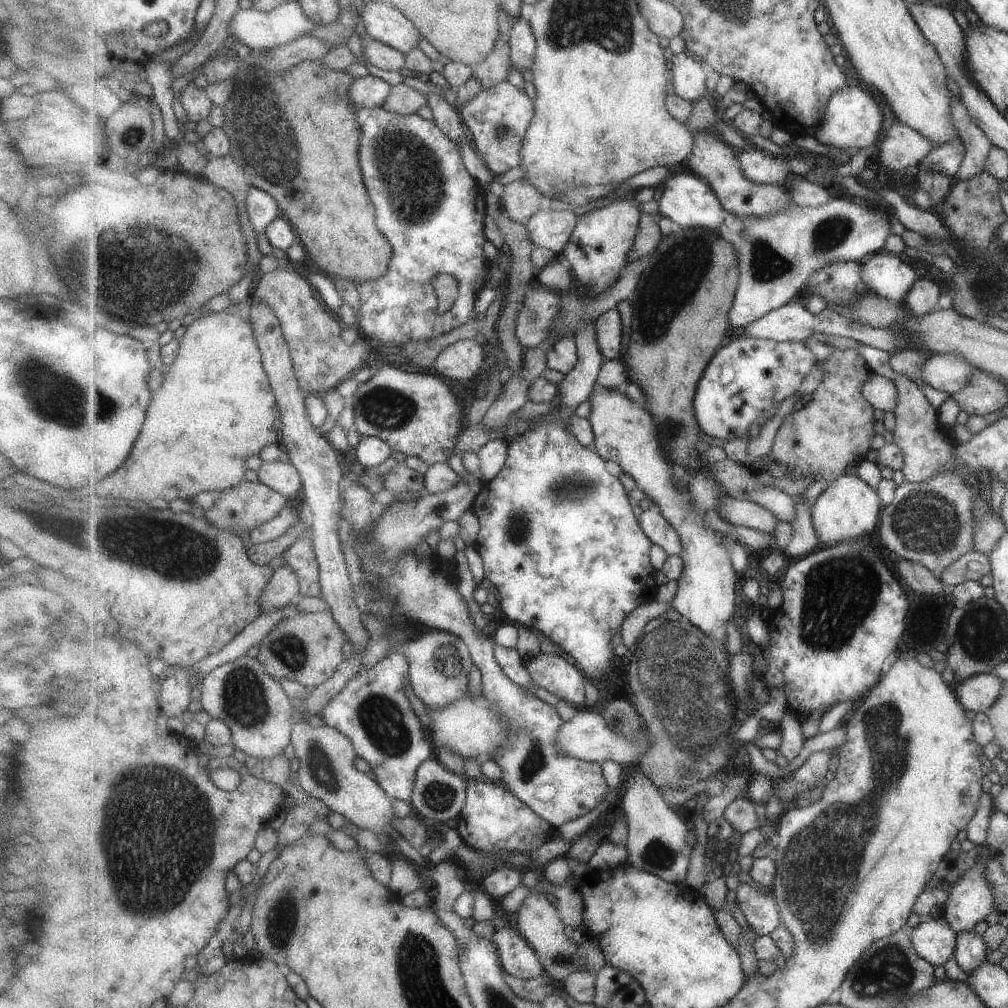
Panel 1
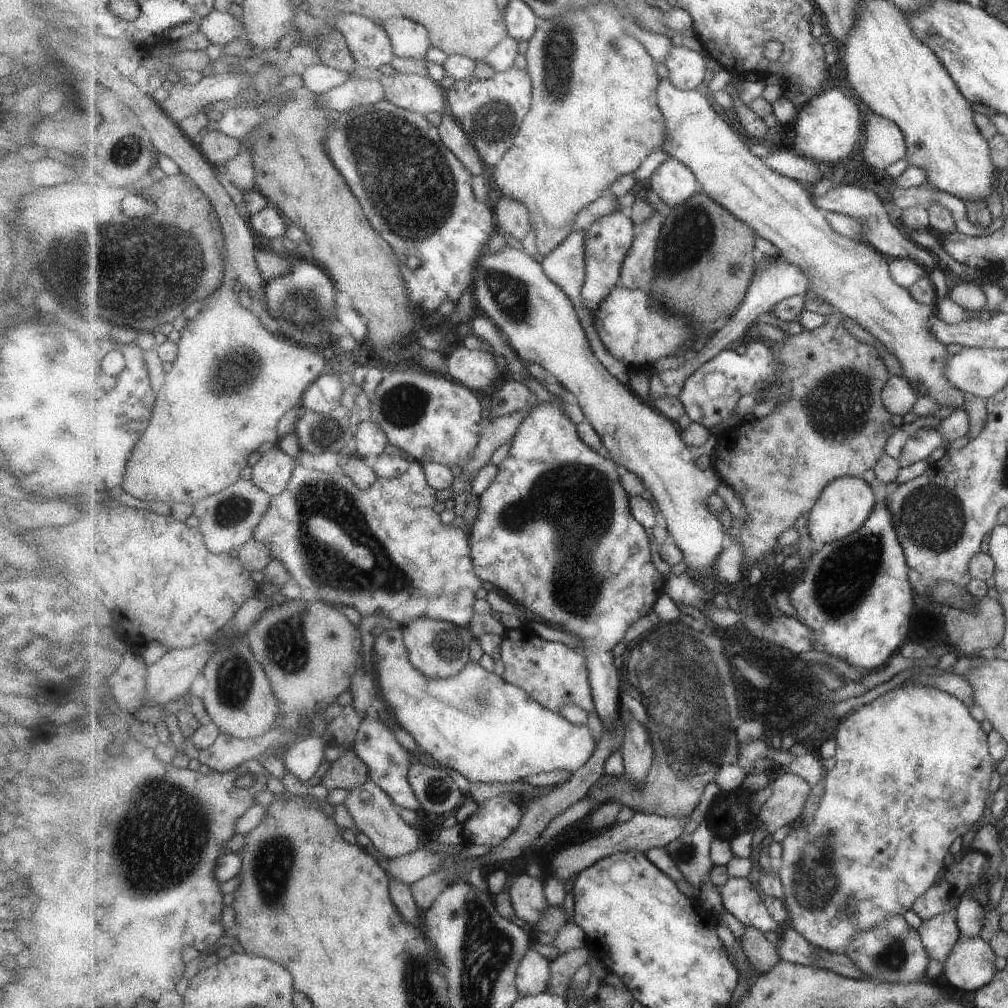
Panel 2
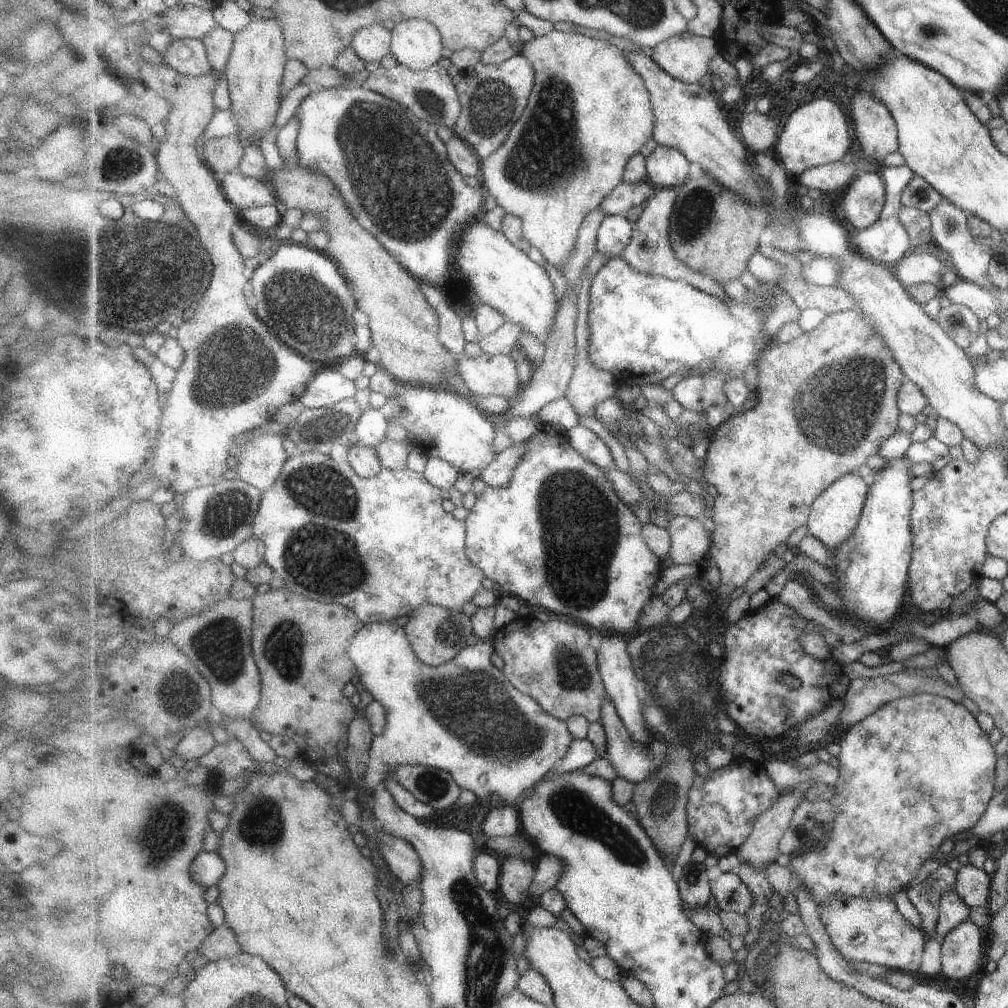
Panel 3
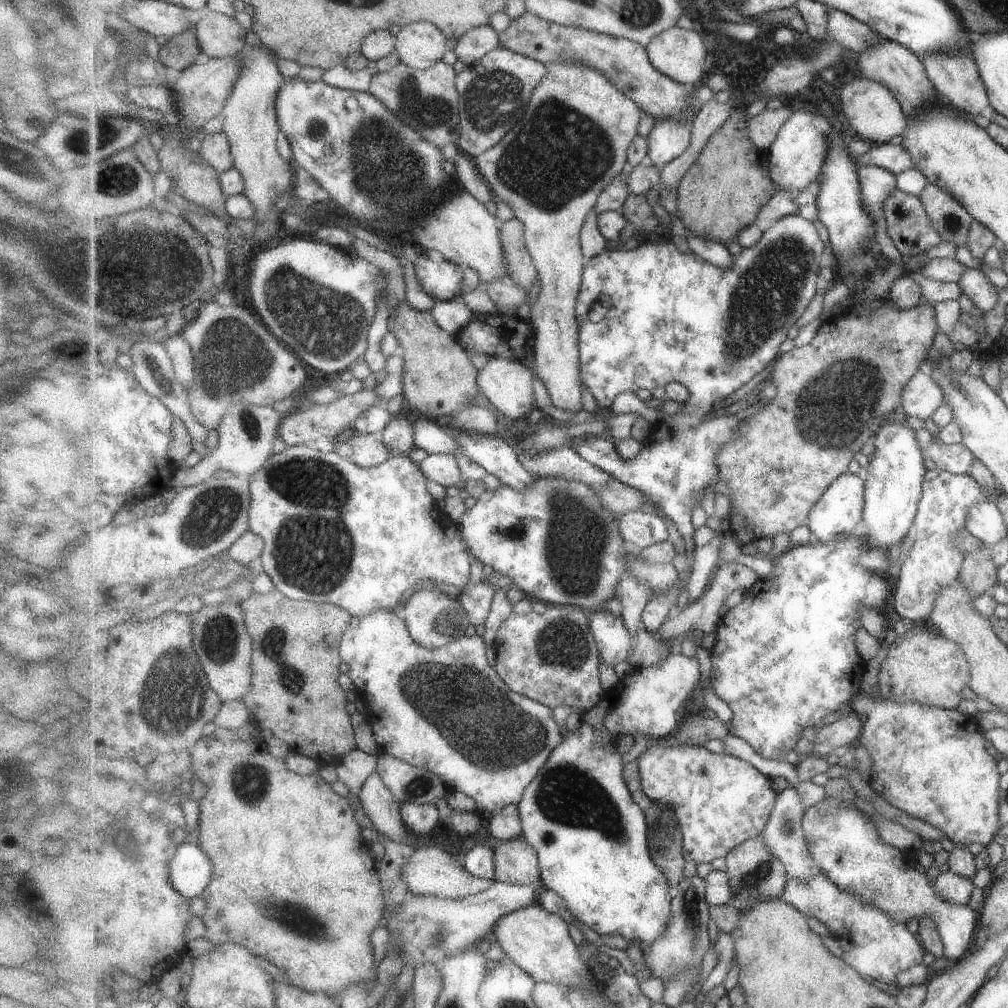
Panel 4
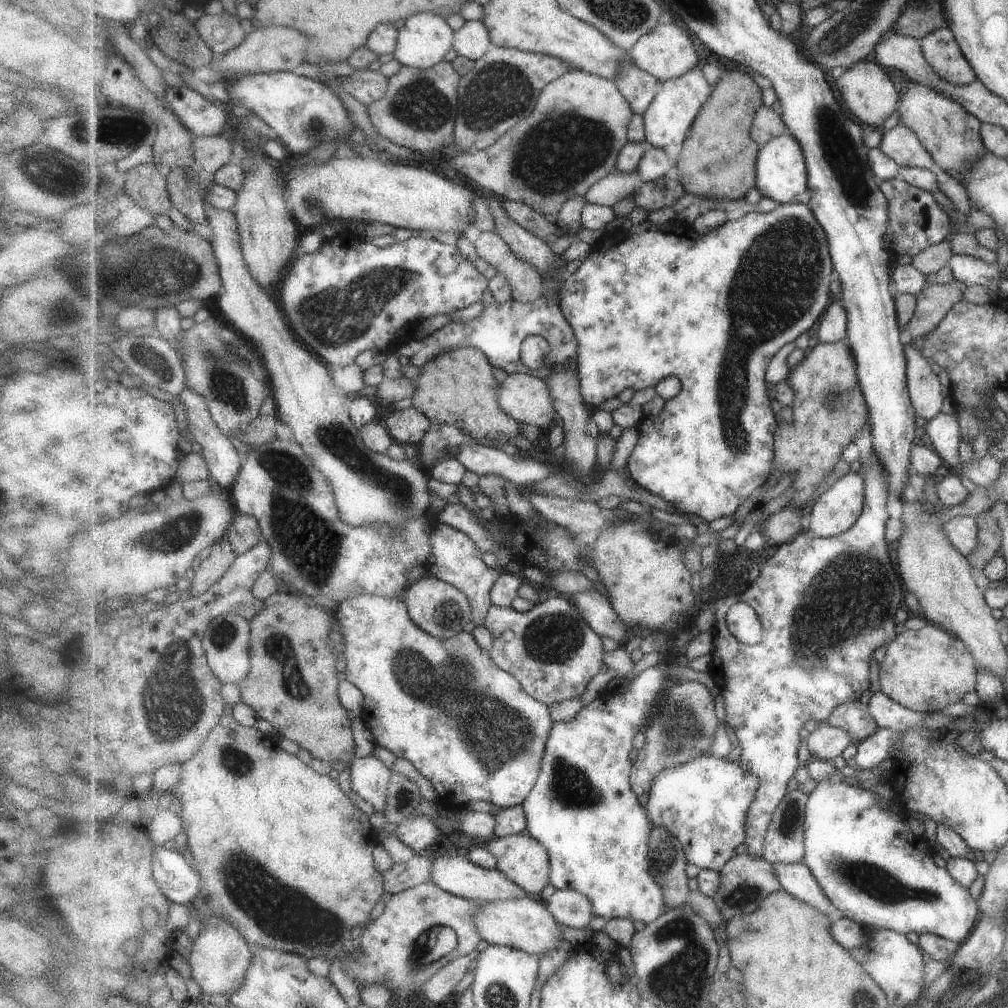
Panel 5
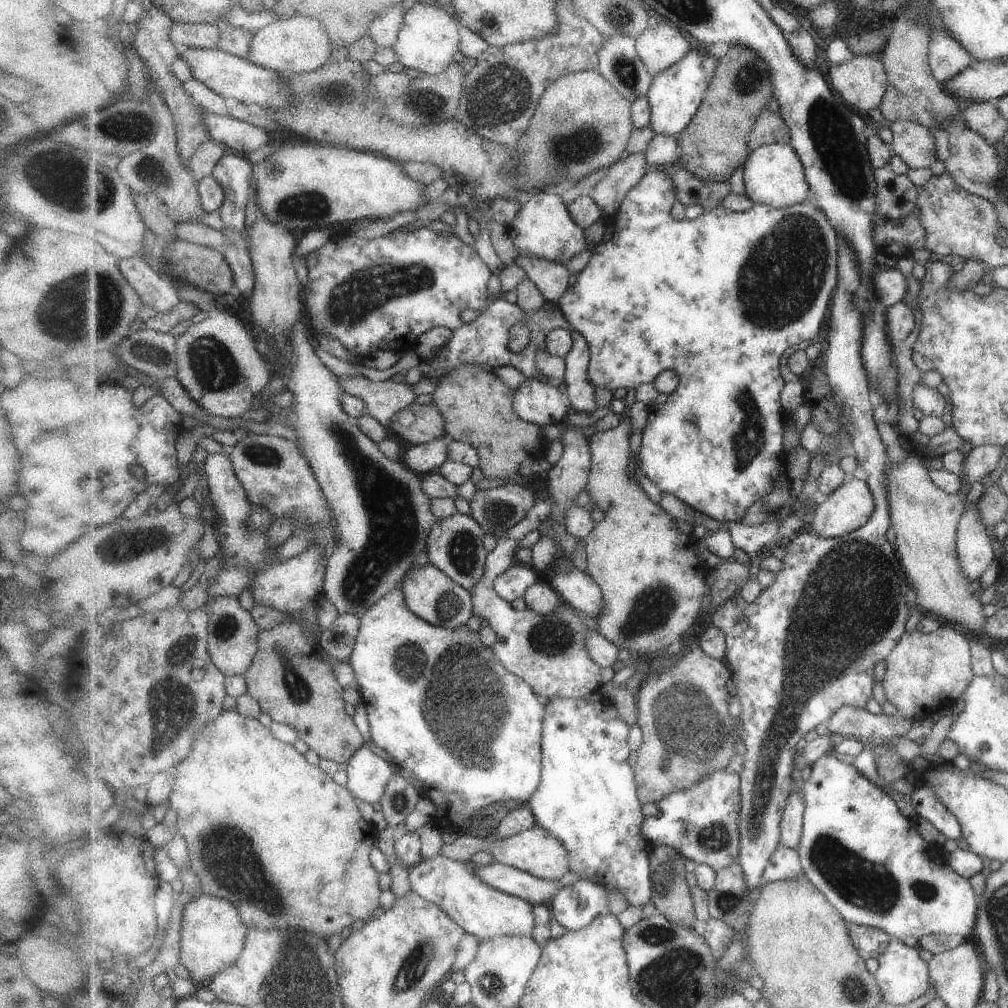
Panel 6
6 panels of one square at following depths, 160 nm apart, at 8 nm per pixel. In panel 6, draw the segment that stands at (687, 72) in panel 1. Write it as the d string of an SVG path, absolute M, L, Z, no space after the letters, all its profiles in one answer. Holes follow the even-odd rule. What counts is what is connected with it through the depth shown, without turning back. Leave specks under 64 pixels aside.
M662 22L649 26L636 40L637 54L654 77L682 61L690 50L687 38L675 26Z

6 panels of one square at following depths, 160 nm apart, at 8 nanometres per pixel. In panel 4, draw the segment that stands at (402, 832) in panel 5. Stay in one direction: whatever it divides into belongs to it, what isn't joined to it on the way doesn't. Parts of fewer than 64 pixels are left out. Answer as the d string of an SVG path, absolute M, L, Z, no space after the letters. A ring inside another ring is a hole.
M401 803L400 811L404 826L419 837L429 838L439 824L439 810L431 803Z

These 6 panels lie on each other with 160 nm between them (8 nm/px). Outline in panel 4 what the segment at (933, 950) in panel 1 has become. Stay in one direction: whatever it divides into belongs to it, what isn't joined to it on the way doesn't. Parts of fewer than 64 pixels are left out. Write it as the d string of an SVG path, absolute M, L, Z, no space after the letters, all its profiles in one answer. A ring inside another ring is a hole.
M951 870L940 873L934 880L934 889L950 903L968 905L976 889L973 880Z

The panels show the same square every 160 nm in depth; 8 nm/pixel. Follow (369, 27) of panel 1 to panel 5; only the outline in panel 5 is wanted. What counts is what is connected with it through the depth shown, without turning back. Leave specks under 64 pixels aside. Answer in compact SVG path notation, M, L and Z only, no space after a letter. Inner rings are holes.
M422 12L407 17L398 29L398 43L394 50L396 60L402 65L430 69L439 65L445 54L453 48L456 31L447 24L445 16L434 12Z

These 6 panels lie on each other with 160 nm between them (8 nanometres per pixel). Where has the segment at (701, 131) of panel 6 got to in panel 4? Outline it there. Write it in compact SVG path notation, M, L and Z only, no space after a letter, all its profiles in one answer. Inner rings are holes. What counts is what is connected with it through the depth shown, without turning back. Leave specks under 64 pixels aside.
M739 106L732 110L731 116L716 130L707 144L699 153L693 166L685 173L678 186L678 217L685 219L685 224L694 232L705 234L709 239L725 246L728 242L736 241L736 236L747 228L759 214L761 207L766 205L776 193L776 186L771 180L768 170L770 150L757 148L749 138L749 115L745 111L747 106Z

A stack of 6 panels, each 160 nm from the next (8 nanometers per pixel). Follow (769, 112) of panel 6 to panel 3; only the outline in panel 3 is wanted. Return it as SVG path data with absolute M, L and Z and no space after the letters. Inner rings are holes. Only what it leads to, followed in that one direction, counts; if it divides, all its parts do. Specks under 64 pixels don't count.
M756 110L752 113L739 114L738 127L742 142L754 153L772 152L782 131L773 116Z

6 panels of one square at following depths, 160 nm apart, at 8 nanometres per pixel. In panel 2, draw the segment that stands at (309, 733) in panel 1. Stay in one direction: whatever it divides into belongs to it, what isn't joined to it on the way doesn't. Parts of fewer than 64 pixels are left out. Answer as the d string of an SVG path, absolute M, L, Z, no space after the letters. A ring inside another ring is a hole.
M369 780L361 786L351 789L344 802L354 821L354 830L365 834L374 848L385 857L394 859L412 853L421 846L421 832L411 826L400 815L400 806L377 784Z

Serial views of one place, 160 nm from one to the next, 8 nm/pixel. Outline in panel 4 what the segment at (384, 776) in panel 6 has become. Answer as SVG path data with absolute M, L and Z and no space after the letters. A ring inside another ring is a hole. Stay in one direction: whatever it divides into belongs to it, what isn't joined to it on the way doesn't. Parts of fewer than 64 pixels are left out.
M377 771L363 783L359 799L374 828L388 835L391 840L418 847L415 839L427 839L411 833L404 826L405 822L400 811L401 803L397 802L396 795L389 790Z

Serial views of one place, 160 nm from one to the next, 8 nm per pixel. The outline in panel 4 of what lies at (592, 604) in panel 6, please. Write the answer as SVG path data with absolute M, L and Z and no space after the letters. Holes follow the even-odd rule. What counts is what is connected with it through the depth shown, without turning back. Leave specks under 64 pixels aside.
M609 610L595 611L590 614L590 623L602 662L613 669L615 664L627 661L635 637L627 628L624 618L611 614Z

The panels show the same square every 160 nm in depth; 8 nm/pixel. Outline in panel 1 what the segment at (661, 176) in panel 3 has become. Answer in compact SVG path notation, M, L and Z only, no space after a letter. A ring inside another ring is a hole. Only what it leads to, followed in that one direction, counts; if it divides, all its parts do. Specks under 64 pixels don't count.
M687 172L671 175L664 180L662 195L657 201L659 214L672 219L674 225L681 227L703 227L717 231L721 236L729 234L723 225L723 210L720 198L712 186L697 173Z

